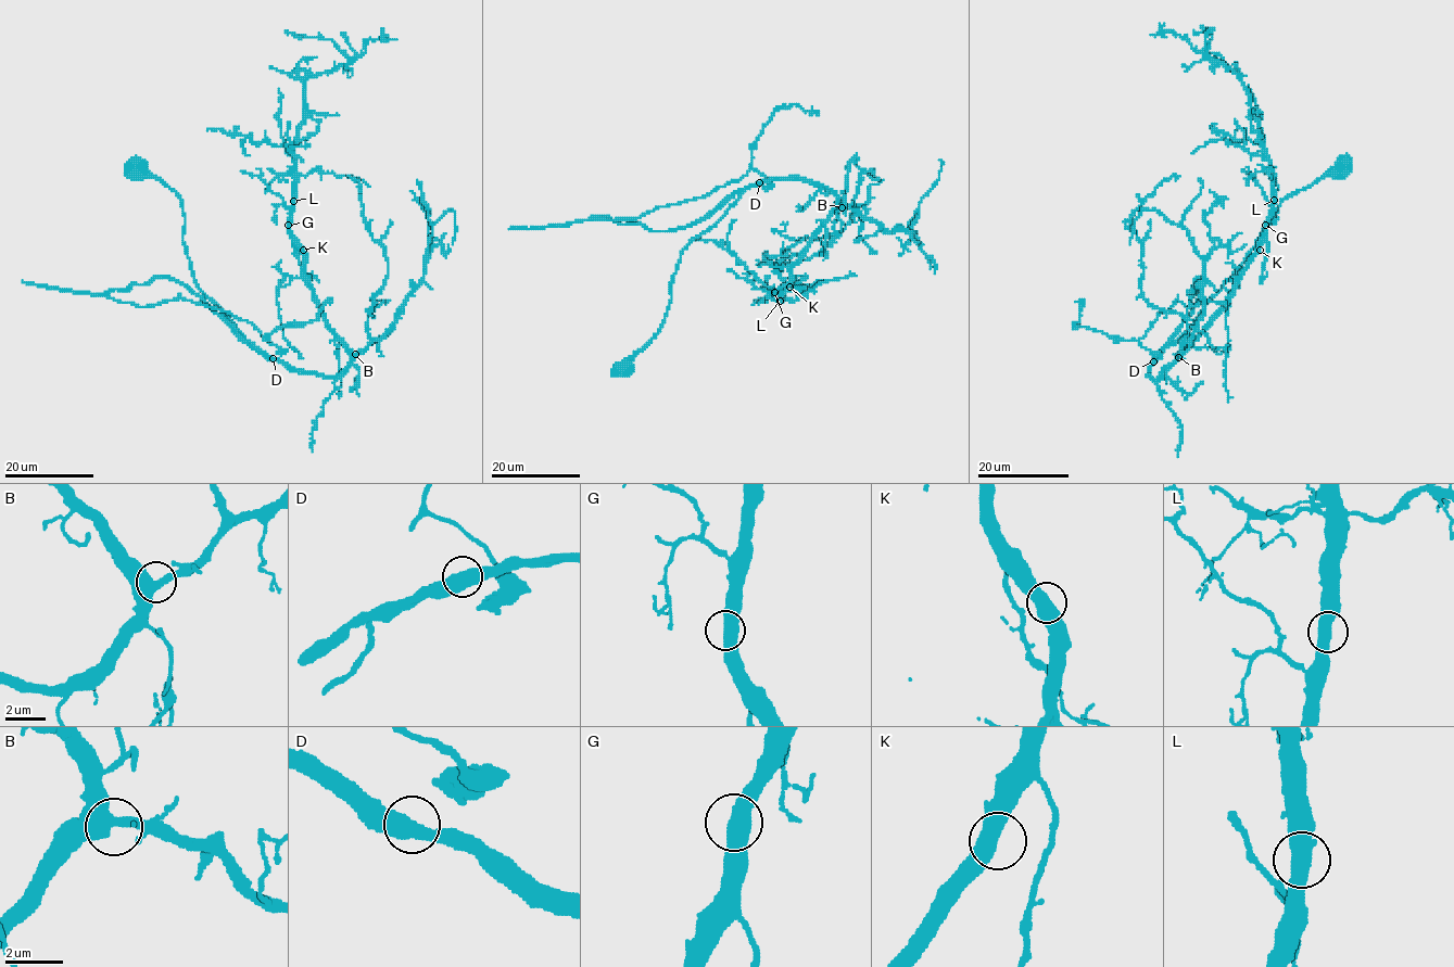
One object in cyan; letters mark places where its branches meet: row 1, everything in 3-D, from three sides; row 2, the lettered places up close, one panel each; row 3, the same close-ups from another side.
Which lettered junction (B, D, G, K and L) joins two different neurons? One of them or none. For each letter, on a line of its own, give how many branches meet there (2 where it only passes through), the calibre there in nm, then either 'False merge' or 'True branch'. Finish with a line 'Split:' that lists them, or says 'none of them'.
B: Branches: 2. Thickness 550 nm. True branch
D: Branches: 2. Thickness 550 nm. True branch
G: Branches: 2. Thickness 550 nm. True branch
K: Branches: 2. Thickness 550 nm. True branch
L: Branches: 2. Thickness 500 nm. True branch
Split: none of them

